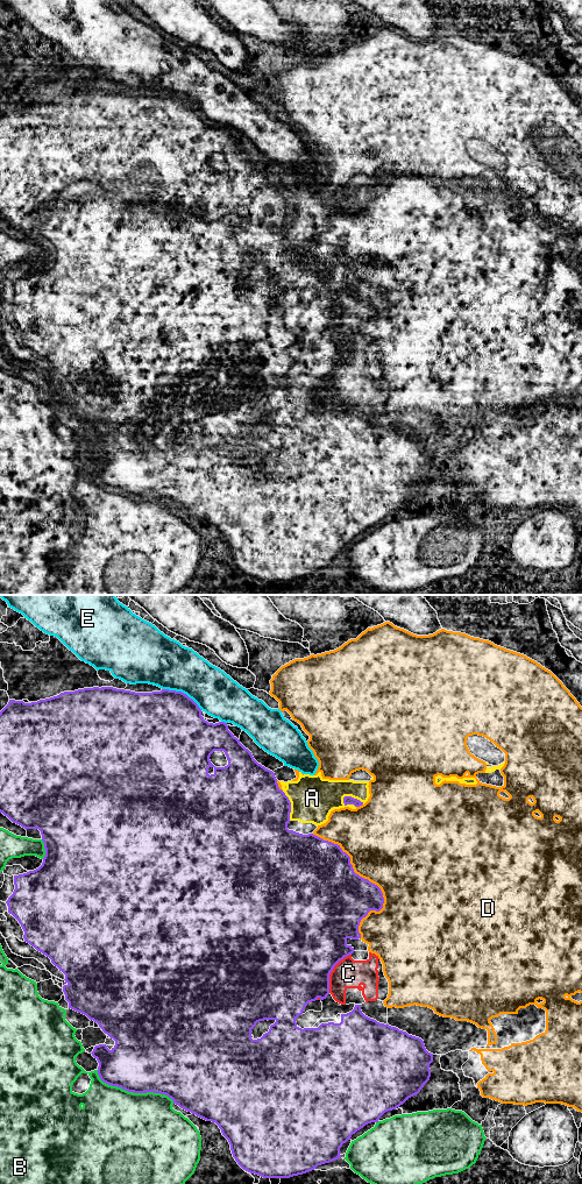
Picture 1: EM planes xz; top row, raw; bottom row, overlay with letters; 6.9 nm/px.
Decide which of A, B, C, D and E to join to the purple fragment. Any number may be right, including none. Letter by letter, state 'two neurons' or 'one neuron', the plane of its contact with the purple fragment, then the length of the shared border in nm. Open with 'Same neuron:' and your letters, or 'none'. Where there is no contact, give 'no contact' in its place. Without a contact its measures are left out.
Same neuron: none
A: two neurons; contact in xz; length 160 nm
B: two neurons; contact in xz; length 600 nm
C: two neurons; contact in xz; length 320 nm
D: two neurons; contact in xz; length 800 nm
E: two neurons; contact in xz; length 320 nm

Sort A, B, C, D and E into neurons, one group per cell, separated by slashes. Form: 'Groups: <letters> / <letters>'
Groups: A C D / B / E

